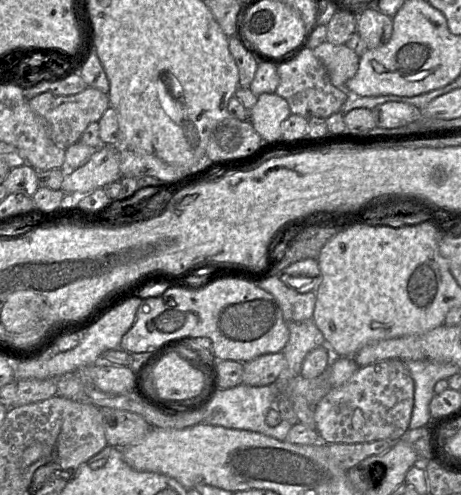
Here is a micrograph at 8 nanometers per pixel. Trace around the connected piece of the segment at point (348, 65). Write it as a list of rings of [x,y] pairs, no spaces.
[[[324,42],[313,49],[328,71],[331,83],[345,89],[346,82],[357,72],[360,57],[345,44],[334,45]]]

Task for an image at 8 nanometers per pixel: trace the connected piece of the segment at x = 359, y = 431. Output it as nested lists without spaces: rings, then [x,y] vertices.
[[[388,359],[360,367],[343,385],[331,389],[314,407],[316,430],[326,444],[369,443],[377,440],[396,442],[409,429],[414,405],[414,382],[403,361]]]

